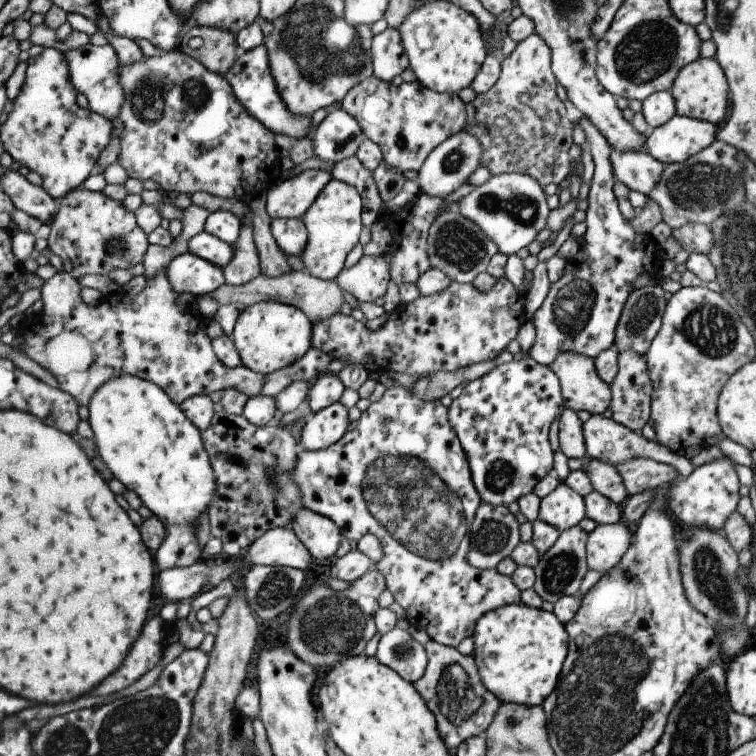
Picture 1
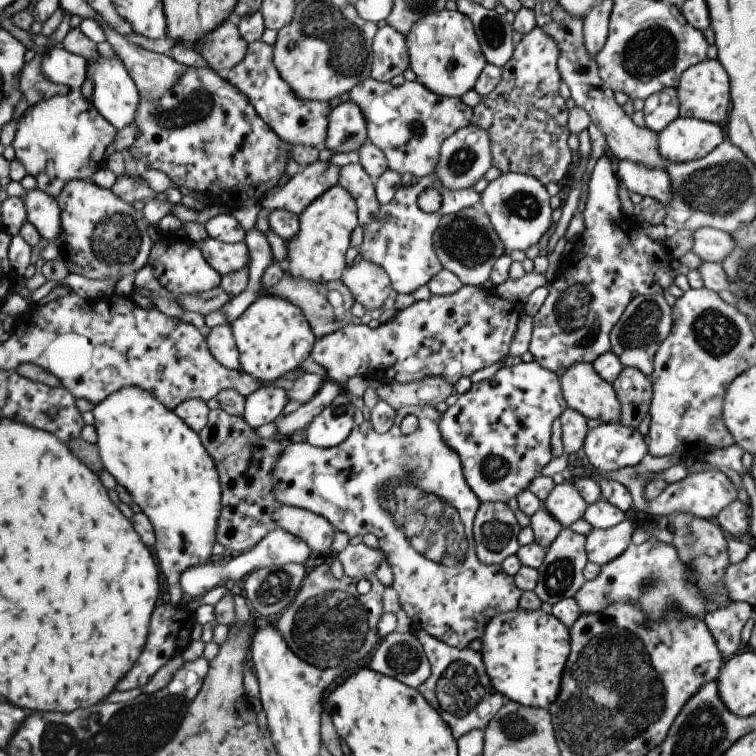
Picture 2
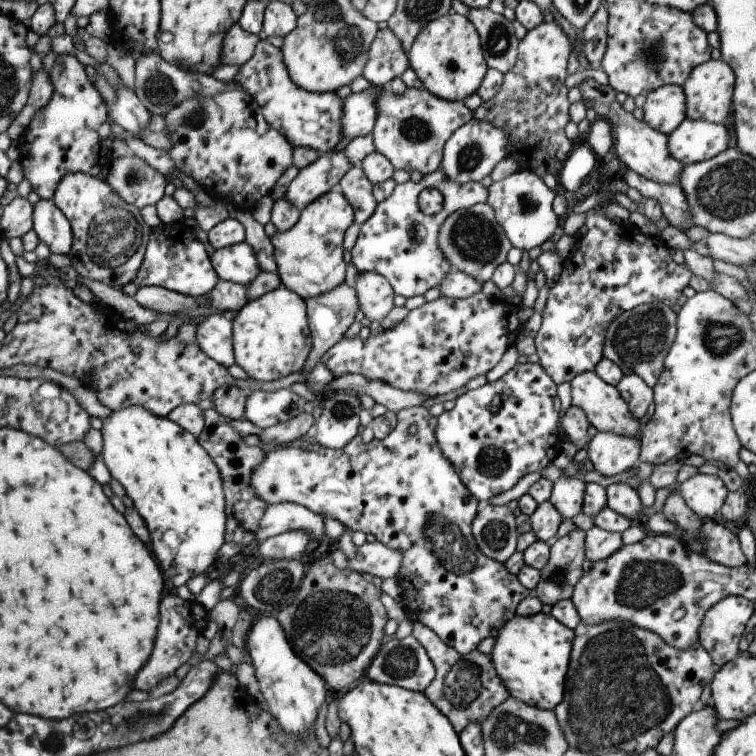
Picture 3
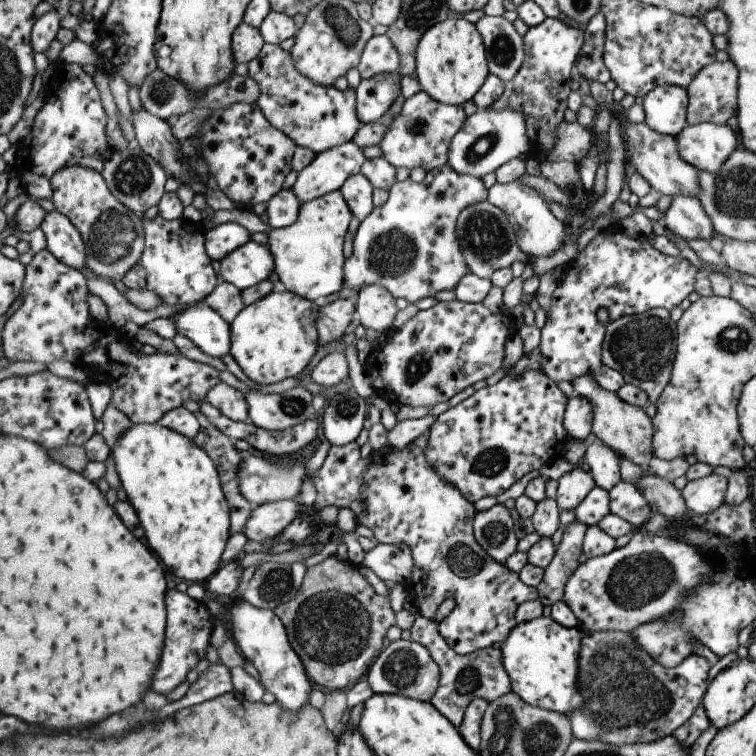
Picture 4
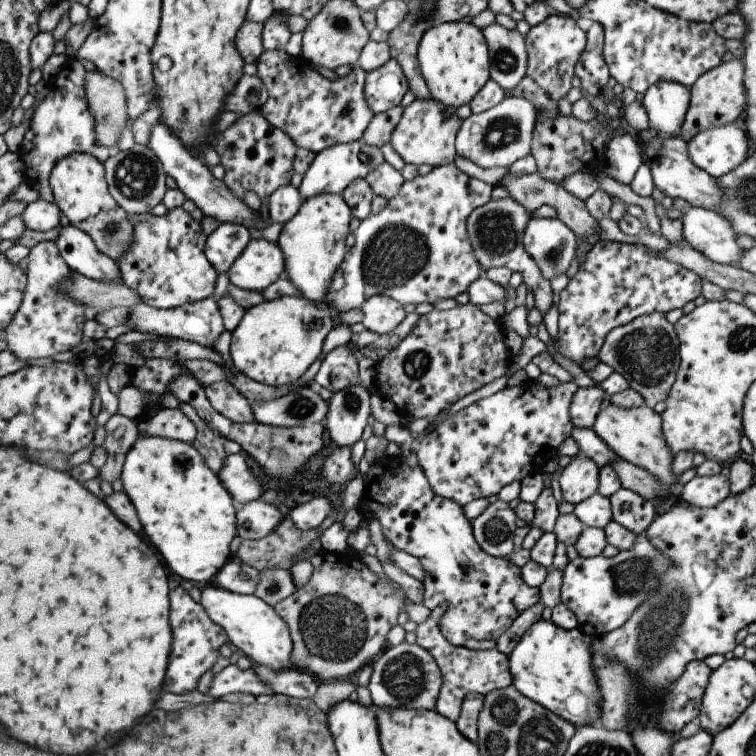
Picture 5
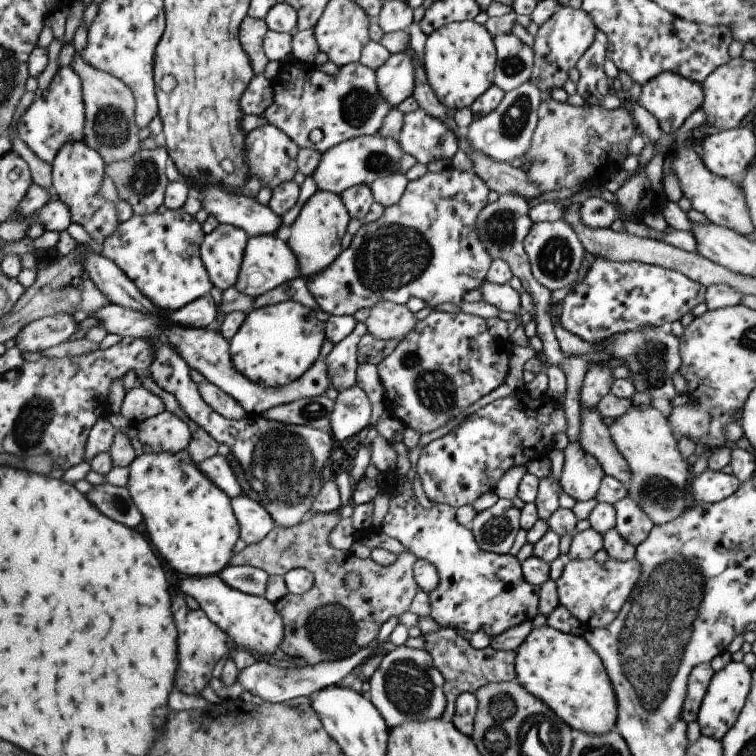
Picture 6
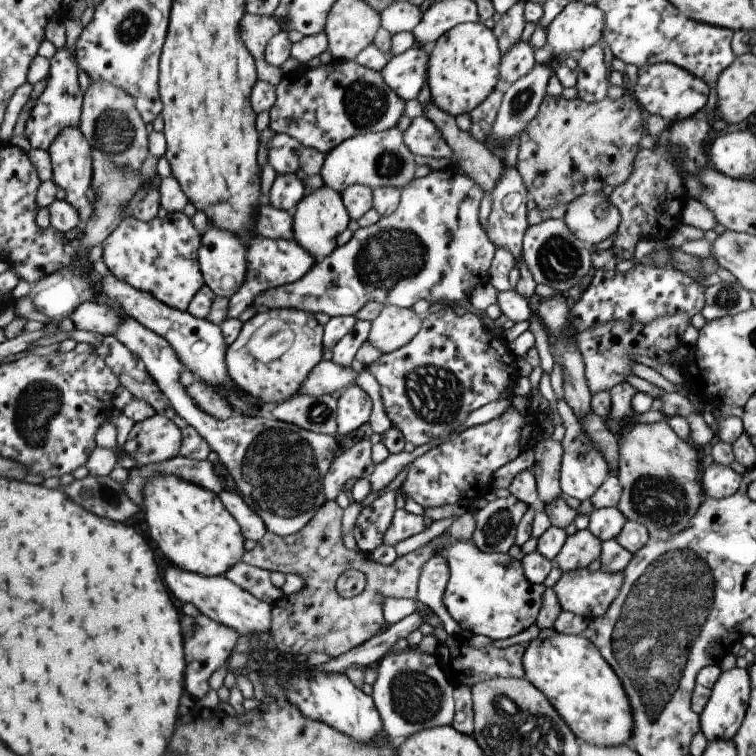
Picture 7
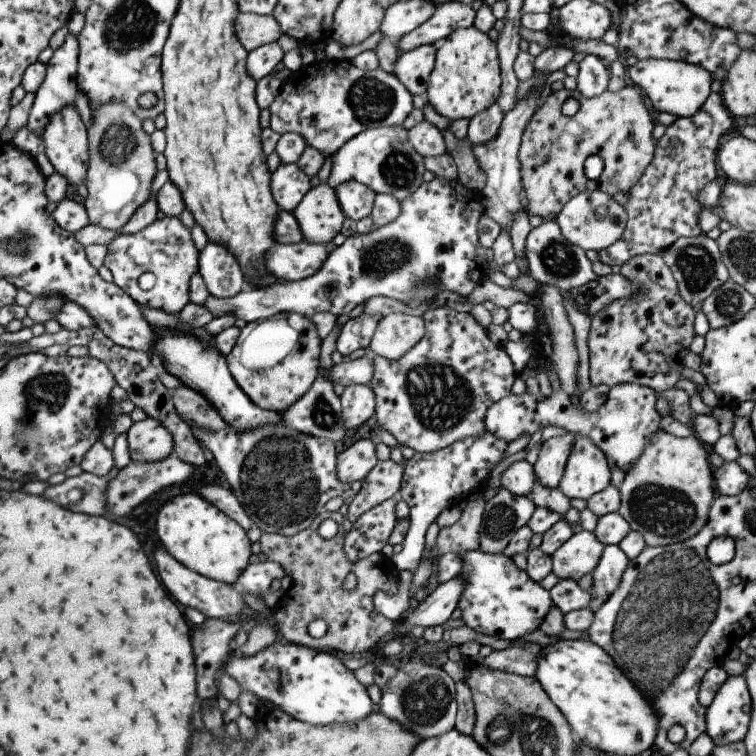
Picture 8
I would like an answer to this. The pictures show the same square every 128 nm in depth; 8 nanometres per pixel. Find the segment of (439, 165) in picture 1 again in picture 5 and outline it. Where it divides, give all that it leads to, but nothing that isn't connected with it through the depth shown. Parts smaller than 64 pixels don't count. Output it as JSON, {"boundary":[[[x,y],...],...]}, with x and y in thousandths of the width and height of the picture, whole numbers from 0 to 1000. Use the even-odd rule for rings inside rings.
{"boundary":[[[668,122],[665,132],[656,140],[636,149],[623,151],[610,161],[601,184],[601,201],[604,206],[639,224],[672,222],[683,212],[701,204],[709,156],[709,147],[700,135],[694,134],[694,130]]]}

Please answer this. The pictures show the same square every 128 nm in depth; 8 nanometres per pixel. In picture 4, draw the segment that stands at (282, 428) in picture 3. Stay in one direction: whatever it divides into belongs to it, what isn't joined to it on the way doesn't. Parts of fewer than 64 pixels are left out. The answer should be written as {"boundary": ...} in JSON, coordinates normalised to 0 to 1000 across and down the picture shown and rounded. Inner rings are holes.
{"boundary":[[[266,526],[263,532],[261,532],[263,537],[263,542],[266,546],[274,553],[276,561],[283,563],[295,574],[295,577],[300,577],[304,579],[307,585],[312,582],[325,582],[329,587],[331,593],[336,595],[343,595],[348,602],[351,599],[356,601],[358,604],[361,602],[365,603],[385,603],[389,604],[393,602],[398,593],[406,587],[413,587],[415,583],[422,582],[422,578],[418,574],[419,557],[418,554],[409,554],[403,558],[398,558],[398,561],[390,562],[385,566],[370,569],[370,570],[356,570],[343,565],[339,565],[335,560],[320,560],[320,558],[308,558],[302,553],[298,553],[286,540],[282,540],[271,526]]]}

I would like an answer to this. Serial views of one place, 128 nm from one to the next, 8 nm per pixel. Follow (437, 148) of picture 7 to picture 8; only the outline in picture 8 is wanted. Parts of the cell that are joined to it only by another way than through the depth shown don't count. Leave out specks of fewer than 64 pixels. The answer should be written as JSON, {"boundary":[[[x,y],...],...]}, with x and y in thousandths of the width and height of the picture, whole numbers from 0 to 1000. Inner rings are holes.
{"boundary":[[[562,159],[537,172],[537,183],[541,192],[557,208],[578,208],[590,202],[583,175]]]}

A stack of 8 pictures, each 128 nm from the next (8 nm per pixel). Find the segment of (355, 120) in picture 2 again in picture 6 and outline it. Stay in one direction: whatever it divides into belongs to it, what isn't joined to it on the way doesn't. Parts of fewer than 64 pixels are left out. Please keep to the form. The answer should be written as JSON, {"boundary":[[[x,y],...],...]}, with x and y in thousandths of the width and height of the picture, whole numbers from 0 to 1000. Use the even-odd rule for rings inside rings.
{"boundary":[[[521,70],[495,94],[500,127],[515,142],[525,142],[544,126],[548,97],[542,78],[532,70]]]}

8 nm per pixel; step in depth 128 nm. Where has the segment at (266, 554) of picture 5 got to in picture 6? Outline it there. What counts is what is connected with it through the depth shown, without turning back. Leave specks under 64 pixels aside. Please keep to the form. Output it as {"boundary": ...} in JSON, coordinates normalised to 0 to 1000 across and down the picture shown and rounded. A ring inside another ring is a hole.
{"boundary":[[[447,675],[442,676],[440,679],[434,680],[417,680],[411,681],[411,685],[406,688],[401,688],[398,692],[389,694],[388,697],[369,697],[364,696],[344,717],[333,718],[325,721],[319,730],[313,730],[313,733],[307,733],[304,741],[302,742],[306,747],[328,747],[344,754],[348,754],[354,762],[374,762],[380,757],[393,753],[401,751],[407,757],[411,757],[414,765],[414,774],[409,778],[402,786],[398,787],[385,787],[381,784],[376,791],[372,791],[368,796],[362,798],[362,804],[366,812],[373,821],[373,828],[376,829],[376,847],[372,849],[369,858],[374,865],[390,872],[390,870],[399,870],[403,874],[403,878],[407,881],[419,880],[422,876],[431,876],[433,874],[446,874],[460,870],[464,865],[474,862],[475,860],[483,858],[484,856],[489,854],[492,848],[497,848],[497,843],[500,841],[501,833],[504,828],[519,816],[526,816],[528,813],[540,810],[541,802],[544,800],[546,788],[550,786],[553,776],[550,775],[549,767],[545,762],[545,750],[546,746],[550,743],[552,738],[542,733],[540,729],[533,728],[526,735],[520,746],[515,746],[513,749],[501,749],[501,746],[496,746],[491,738],[485,738],[483,741],[476,741],[472,735],[467,735],[462,730],[454,730],[451,728],[444,728],[437,725],[434,722],[434,705],[443,697],[446,690],[450,690],[447,683]],[[464,757],[472,758],[475,762],[475,778],[472,780],[462,780],[462,778],[456,778],[456,772],[454,772],[454,765],[456,765],[458,759],[464,759]]]}

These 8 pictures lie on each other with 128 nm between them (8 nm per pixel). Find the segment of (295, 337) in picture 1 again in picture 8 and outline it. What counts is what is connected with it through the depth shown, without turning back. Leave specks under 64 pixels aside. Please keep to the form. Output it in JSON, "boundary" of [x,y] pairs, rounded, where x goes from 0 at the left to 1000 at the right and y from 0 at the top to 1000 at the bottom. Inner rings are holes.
{"boundary":[[[369,414],[369,421],[377,421],[380,423],[380,431],[388,439],[396,442],[396,450],[390,450],[388,460],[382,463],[382,468],[369,481],[358,484],[356,489],[327,489],[313,476],[316,474],[316,455],[343,429],[343,425],[325,427],[317,435],[316,446],[311,456],[306,460],[306,464],[295,471],[303,496],[308,500],[311,508],[313,508],[313,512],[329,526],[329,530],[345,541],[362,544],[364,546],[374,545],[374,542],[380,541],[390,529],[401,524],[413,511],[413,507],[422,495],[421,472],[425,456],[417,431],[405,419],[397,418],[394,414],[374,414],[374,418]]]}

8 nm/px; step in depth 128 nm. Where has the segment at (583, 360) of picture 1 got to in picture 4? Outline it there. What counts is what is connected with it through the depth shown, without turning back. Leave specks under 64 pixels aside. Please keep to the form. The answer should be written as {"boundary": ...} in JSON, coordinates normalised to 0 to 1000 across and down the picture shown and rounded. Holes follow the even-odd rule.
{"boundary":[[[776,496],[759,500],[755,508],[761,521],[771,524],[782,534],[782,571],[787,575],[788,582],[798,585],[803,593],[808,593],[820,604],[852,619],[864,606],[864,593],[861,593],[864,563],[853,542],[821,532],[812,519],[798,516],[786,500],[776,500]]]}

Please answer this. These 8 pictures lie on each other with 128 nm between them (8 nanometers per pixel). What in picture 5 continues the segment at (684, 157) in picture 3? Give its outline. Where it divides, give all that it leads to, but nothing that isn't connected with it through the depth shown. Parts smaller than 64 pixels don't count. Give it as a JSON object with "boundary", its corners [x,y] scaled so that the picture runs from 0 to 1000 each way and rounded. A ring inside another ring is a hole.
{"boundary":[[[976,163],[940,168],[919,177],[907,189],[909,208],[921,222],[948,237],[987,209],[991,189]]]}

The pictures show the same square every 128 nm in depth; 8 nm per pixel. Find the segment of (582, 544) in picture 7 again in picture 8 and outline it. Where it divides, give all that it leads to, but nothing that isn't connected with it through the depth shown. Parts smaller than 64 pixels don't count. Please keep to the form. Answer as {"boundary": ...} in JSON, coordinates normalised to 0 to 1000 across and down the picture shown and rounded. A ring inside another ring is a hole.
{"boundary":[[[771,701],[757,706],[728,737],[729,758],[738,766],[765,769],[771,761],[783,758],[798,725],[783,704]]]}

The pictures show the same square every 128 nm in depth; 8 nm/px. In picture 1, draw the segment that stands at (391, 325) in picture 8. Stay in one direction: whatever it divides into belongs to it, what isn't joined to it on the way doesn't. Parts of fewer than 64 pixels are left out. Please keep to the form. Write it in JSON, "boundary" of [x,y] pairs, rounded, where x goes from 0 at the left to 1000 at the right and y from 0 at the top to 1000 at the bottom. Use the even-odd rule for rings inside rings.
{"boundary":[[[478,337],[467,352],[451,356],[442,372],[475,399],[493,401],[509,389],[515,376],[512,345],[507,337]]]}

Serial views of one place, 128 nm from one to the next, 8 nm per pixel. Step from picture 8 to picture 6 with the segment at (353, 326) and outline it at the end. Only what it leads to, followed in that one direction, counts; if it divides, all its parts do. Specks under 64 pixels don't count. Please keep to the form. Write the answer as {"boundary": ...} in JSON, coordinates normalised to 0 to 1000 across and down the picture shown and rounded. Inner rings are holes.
{"boundary":[[[471,426],[467,438],[439,458],[438,466],[430,471],[431,497],[438,513],[451,517],[470,509],[471,459],[484,433]]]}

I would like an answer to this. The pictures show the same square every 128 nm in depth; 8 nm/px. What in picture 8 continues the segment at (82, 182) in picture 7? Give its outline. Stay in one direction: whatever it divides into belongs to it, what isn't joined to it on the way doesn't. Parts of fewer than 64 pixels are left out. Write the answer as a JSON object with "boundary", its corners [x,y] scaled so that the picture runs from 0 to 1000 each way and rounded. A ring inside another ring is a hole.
{"boundary":[[[98,140],[85,142],[74,149],[60,167],[53,183],[60,194],[60,206],[67,216],[71,229],[86,235],[86,239],[97,247],[108,243],[116,220],[116,187],[112,167],[101,143]]]}

